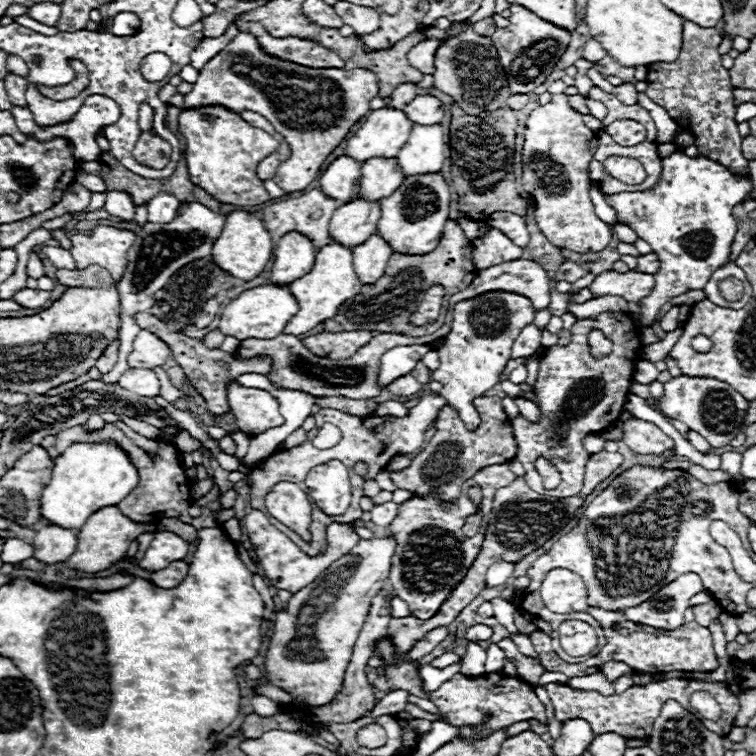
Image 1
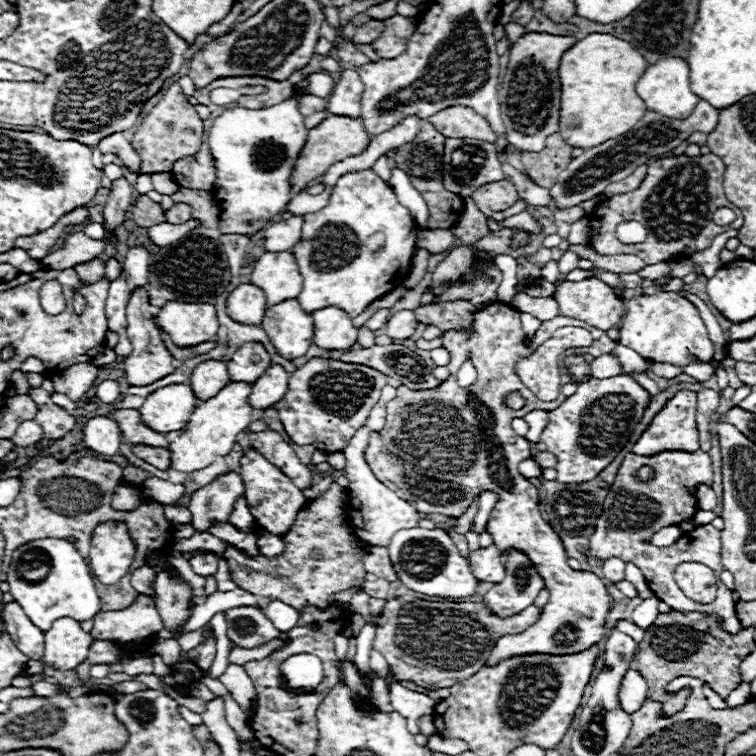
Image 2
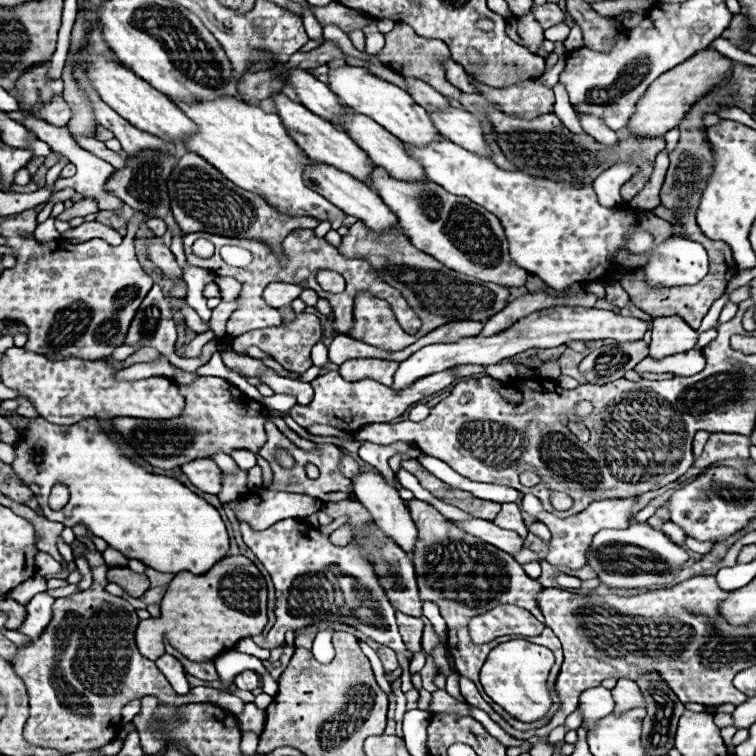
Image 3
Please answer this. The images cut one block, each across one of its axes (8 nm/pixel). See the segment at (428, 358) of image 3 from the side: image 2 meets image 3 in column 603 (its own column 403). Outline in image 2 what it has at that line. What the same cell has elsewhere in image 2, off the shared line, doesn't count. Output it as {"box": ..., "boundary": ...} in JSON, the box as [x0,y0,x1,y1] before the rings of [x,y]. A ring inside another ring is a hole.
{"box":[386,310,418,340],"boundary":[[[400,310],[386,322],[386,336],[396,340],[410,338],[418,328],[418,320],[414,310]]]}

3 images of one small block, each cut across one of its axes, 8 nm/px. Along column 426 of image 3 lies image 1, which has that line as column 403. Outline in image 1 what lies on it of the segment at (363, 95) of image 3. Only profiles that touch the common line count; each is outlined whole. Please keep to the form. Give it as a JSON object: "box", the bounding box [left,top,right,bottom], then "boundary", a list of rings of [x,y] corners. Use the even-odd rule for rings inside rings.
{"box":[346,108,412,162],"boundary":[[[380,108],[366,116],[362,128],[348,138],[346,156],[356,162],[366,162],[368,158],[394,158],[408,140],[412,122],[402,110]]]}

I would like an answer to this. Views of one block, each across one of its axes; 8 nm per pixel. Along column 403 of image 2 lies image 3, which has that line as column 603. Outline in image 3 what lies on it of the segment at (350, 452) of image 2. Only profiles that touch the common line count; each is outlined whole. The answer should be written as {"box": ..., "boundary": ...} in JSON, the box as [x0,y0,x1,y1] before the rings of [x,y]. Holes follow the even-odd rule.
{"box":[522,494,638,570],"boundary":[[[524,494],[522,498],[522,510],[528,512],[530,516],[534,516],[538,522],[546,524],[548,530],[552,532],[552,542],[548,546],[546,552],[546,562],[550,562],[552,566],[566,566],[570,570],[580,570],[582,566],[586,566],[586,552],[592,544],[592,538],[602,530],[602,528],[614,528],[614,530],[622,530],[626,526],[630,526],[632,516],[634,516],[634,506],[638,504],[638,496],[630,496],[630,498],[606,498],[606,500],[594,500],[588,504],[586,510],[574,514],[574,516],[566,516],[566,518],[558,518],[552,512],[546,512],[540,504],[540,500],[532,494]]]}

